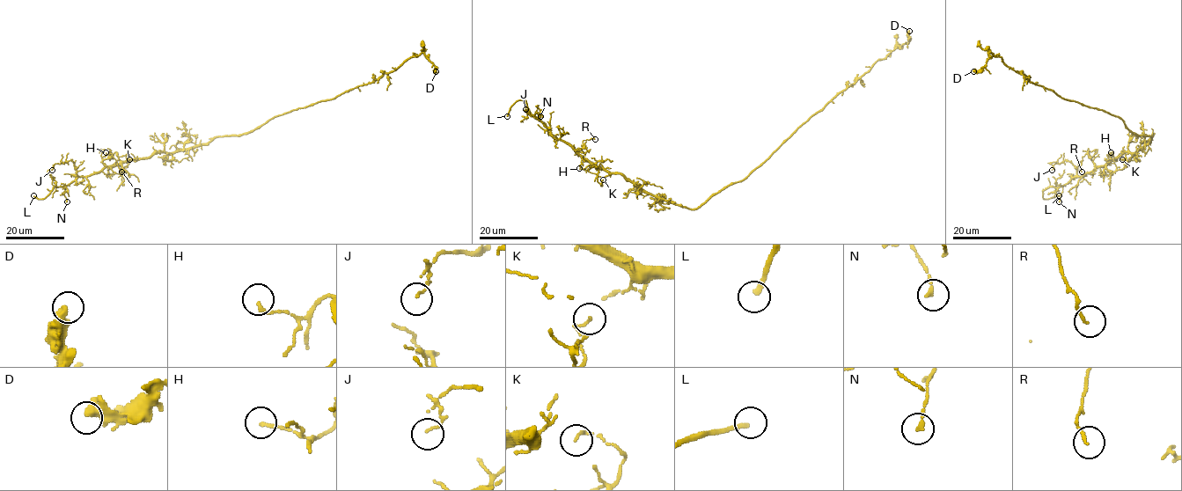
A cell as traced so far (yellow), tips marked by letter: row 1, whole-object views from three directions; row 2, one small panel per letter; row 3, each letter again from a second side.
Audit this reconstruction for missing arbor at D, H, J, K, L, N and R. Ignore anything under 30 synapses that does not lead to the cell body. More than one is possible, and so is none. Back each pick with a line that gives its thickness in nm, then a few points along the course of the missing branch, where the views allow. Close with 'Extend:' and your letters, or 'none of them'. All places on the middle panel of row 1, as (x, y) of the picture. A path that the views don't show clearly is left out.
L: Thickness 200 nm. Course of what is missing: (507, 116), (497, 144), (488, 158)
Extend: L

